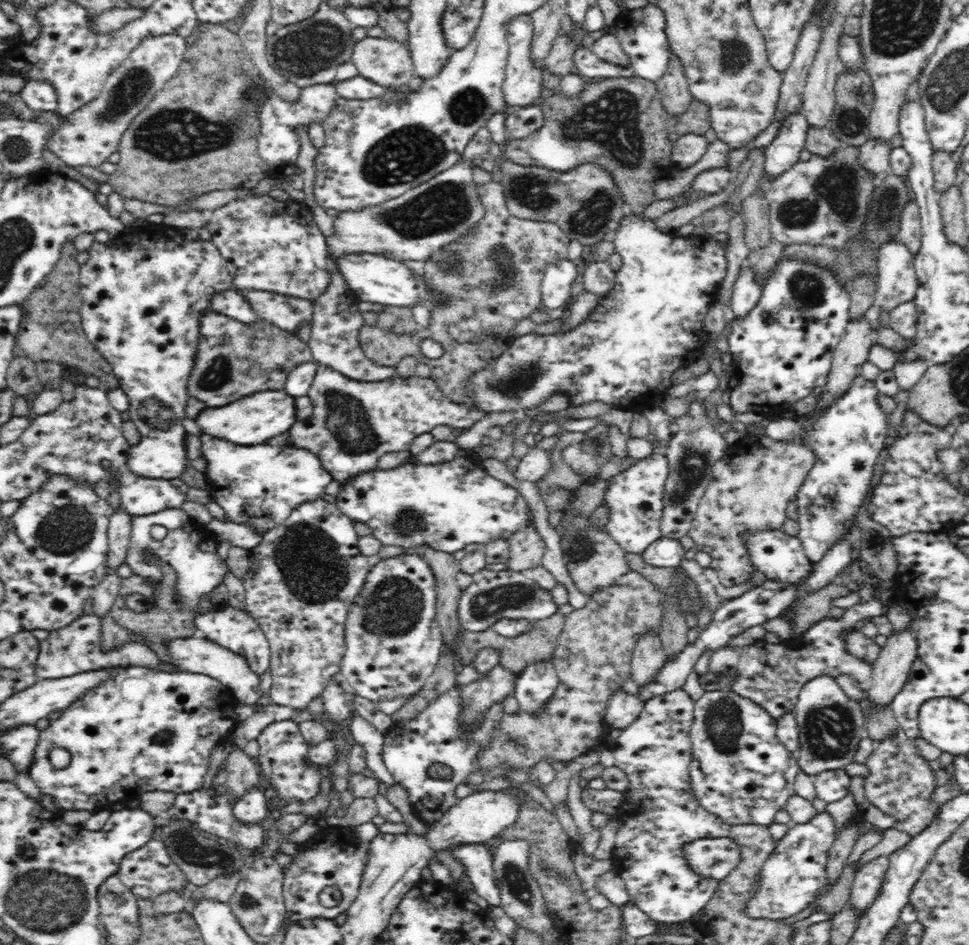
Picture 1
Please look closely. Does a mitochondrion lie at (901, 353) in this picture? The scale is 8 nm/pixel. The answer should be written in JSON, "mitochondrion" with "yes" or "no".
{"mitochondrion":"no"}

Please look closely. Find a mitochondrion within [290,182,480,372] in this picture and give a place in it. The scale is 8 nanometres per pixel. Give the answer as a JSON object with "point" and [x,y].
{"point":[455,263]}

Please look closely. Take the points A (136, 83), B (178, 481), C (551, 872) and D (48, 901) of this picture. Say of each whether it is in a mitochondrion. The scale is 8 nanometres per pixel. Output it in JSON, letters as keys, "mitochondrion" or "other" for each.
{"A":"mitochondrion","B":"other","C":"mitochondrion","D":"mitochondrion"}

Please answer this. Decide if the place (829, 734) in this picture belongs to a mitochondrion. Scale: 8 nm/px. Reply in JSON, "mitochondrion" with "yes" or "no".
{"mitochondrion":"yes"}

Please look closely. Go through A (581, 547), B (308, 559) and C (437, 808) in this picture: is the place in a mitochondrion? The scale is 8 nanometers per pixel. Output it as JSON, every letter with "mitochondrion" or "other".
{"A":"mitochondrion","B":"mitochondrion","C":"other"}

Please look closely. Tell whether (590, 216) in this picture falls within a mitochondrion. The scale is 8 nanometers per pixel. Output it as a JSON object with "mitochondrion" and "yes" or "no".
{"mitochondrion":"yes"}

